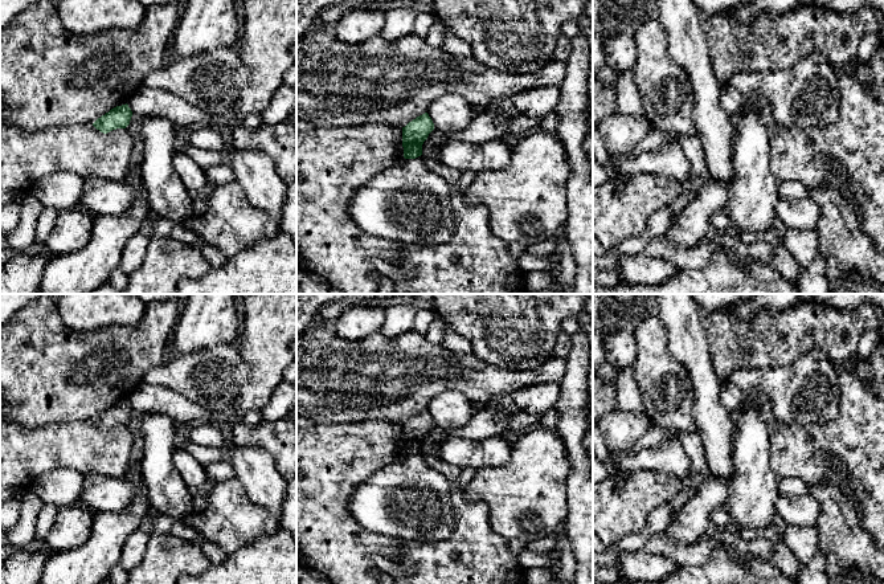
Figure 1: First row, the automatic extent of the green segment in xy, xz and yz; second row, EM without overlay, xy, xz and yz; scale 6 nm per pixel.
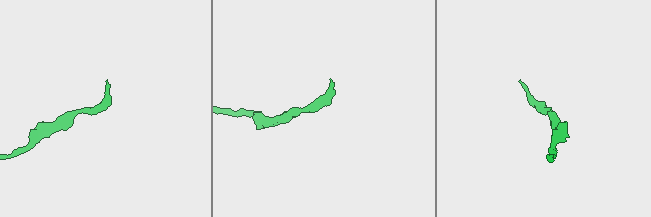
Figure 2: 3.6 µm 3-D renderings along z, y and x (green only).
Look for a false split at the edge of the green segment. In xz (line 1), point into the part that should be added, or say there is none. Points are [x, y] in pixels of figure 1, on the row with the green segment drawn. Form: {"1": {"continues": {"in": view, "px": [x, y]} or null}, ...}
{"1": {"continues": null}}

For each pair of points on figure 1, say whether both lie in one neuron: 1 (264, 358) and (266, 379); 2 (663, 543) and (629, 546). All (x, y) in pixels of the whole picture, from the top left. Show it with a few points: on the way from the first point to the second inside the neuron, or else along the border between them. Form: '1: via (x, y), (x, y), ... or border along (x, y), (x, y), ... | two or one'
1: via (266, 363), (266, 374) | one
2: border along (662, 530), (653, 534), (641, 548) | two

